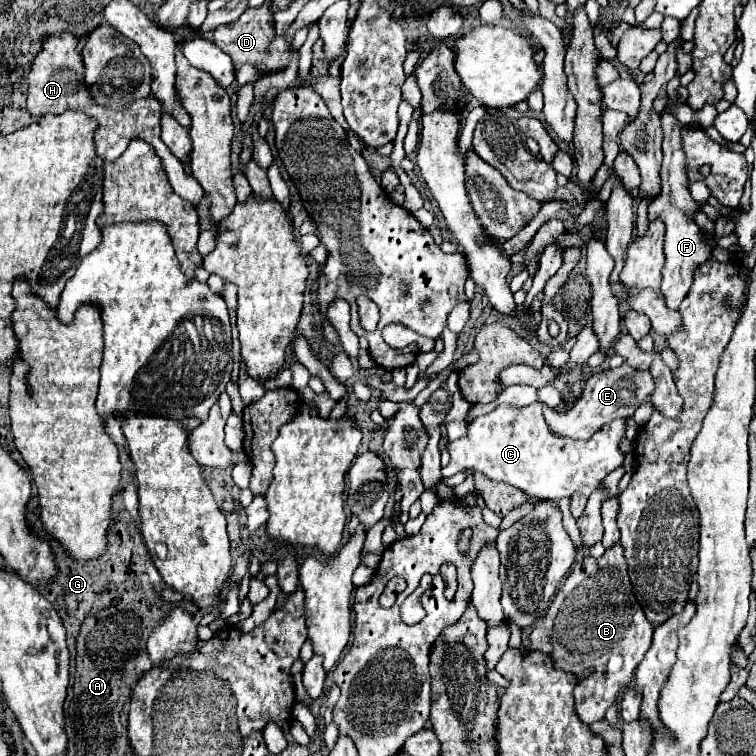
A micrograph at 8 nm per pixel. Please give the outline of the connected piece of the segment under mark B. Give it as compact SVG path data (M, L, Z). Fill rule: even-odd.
M615 545L605 551L601 559L585 557L581 563L575 563L569 577L565 579L559 593L555 593L547 615L539 619L529 635L529 651L541 651L553 659L555 669L573 673L577 677L575 685L575 711L583 723L593 723L605 719L605 711L621 701L623 689L629 687L639 661L651 647L653 625L647 621L641 605L635 599L635 593L627 575L627 561L623 557L621 545Z

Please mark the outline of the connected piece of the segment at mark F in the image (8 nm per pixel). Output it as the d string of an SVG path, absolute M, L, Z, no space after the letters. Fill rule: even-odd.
M675 75L665 91L667 91L667 107L661 113L661 127L663 127L663 165L661 165L661 195L655 203L649 205L649 219L661 219L665 223L665 267L663 267L663 283L661 283L661 293L667 301L667 307L677 309L679 303L685 299L691 283L693 283L693 271L703 265L705 261L711 259L711 251L715 247L719 238L735 231L735 224L730 219L721 216L715 223L715 233L713 239L707 239L707 233L695 223L695 213L699 211L699 205L693 201L689 193L689 179L687 179L687 155L683 151L683 141L681 141L681 129L683 123L677 121L673 115L673 107L681 103L679 99L679 75Z

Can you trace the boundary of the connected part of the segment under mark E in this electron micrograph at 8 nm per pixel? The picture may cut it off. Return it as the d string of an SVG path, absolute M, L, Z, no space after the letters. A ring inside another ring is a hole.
M623 363L617 369L605 369L605 371L591 375L583 387L579 401L571 409L567 409L565 413L559 413L559 411L545 405L543 415L545 415L547 427L553 435L567 437L567 439L589 439L607 421L631 417L637 407L651 401L651 393L653 393L653 377L651 377L649 369L637 371L637 369L627 367Z

